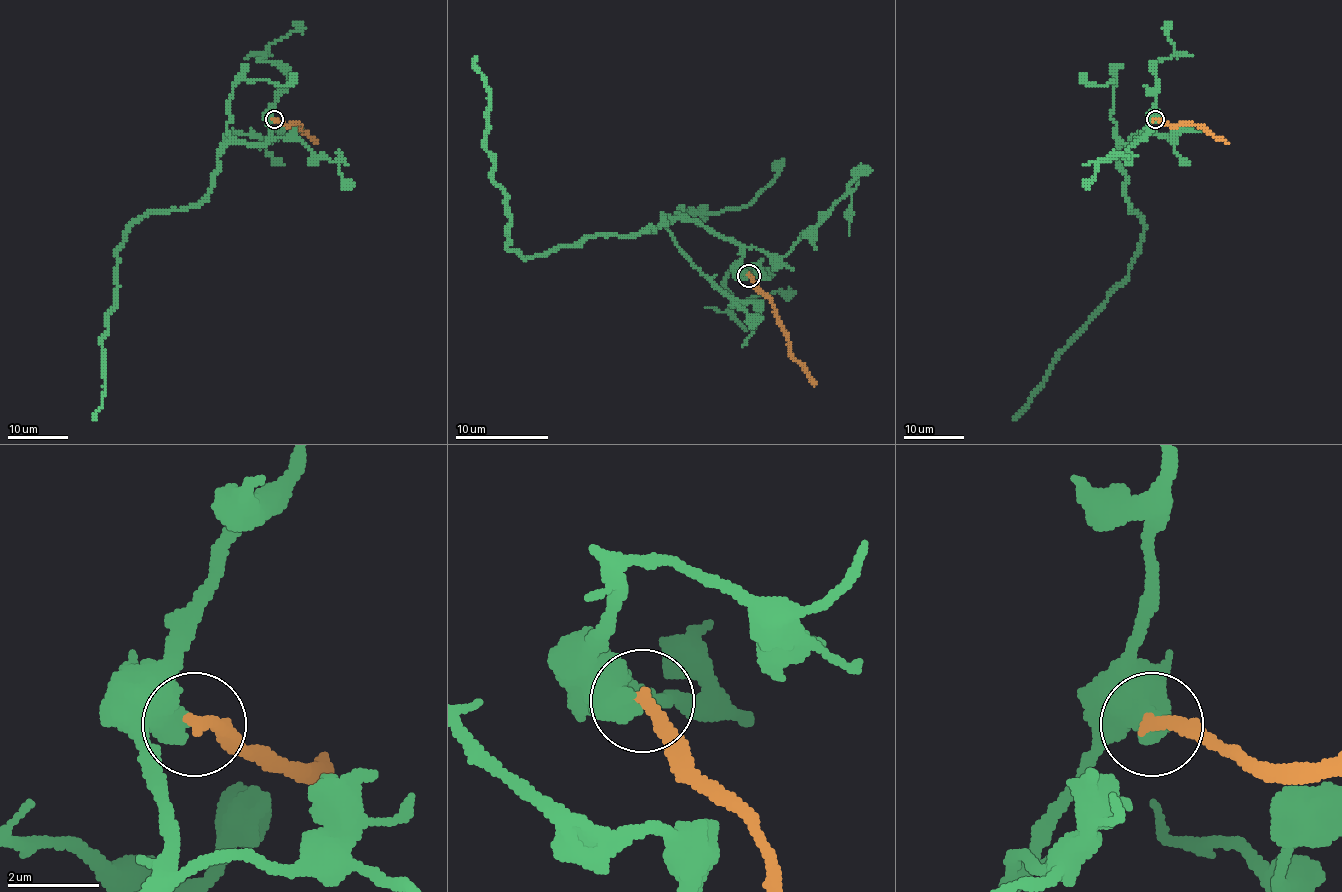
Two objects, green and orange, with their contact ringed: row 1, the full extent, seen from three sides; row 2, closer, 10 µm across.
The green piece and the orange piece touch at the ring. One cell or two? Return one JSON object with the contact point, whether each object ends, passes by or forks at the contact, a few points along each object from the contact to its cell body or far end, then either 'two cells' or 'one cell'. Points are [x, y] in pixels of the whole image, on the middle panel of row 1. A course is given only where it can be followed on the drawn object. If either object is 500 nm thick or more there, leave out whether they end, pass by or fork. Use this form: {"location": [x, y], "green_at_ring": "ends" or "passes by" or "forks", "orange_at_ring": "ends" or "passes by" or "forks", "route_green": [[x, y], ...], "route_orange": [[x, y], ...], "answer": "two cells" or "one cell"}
{"location": [748, 275], "route_green": [[749, 277], [733, 240], [672, 216], [537, 254], [507, 247], [477, 56]], "route_orange": [[749, 275], [772, 302], [788, 349], [814, 386]], "answer": "two cells"}

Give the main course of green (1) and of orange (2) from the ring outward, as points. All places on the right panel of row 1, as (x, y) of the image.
1: (1156, 120), (1117, 148), (1124, 197), (1143, 227), (1129, 274), (1012, 420)
2: (1155, 120), (1203, 126), (1228, 142)

